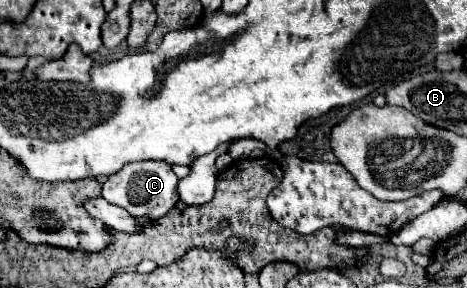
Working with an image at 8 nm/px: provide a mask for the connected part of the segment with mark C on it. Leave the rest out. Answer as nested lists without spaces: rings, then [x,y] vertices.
[[[140,161],[126,163],[118,173],[110,175],[102,187],[102,197],[108,203],[114,203],[126,209],[132,217],[142,217],[148,221],[156,221],[164,217],[178,201],[178,177],[172,171],[172,165],[166,161]]]

